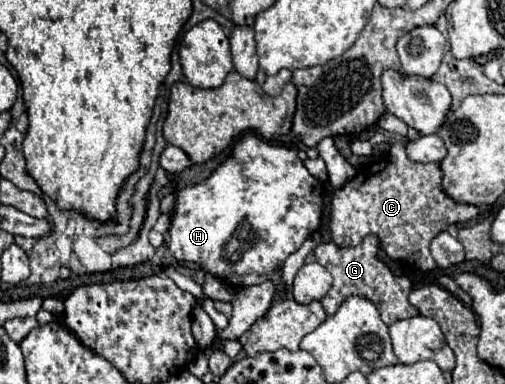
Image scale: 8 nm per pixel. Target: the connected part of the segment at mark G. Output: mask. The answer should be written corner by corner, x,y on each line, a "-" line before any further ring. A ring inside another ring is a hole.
369,235
361,241
361,245
357,247
337,247
335,243
321,243
317,245
317,249
313,251
317,261
331,273
333,277
333,287
331,291
321,299
323,303
323,309
327,315
335,315
339,305
349,299
351,295
359,295
359,297
365,297
369,301
373,301
373,305
377,305
379,313
381,313
381,319
391,325
399,319
409,319
413,315
419,315
419,311
409,305
407,301
407,295
411,293
411,281
407,277
397,277
389,271
387,265
383,265
377,257
377,249
379,249
379,243
377,243
377,237
375,235

